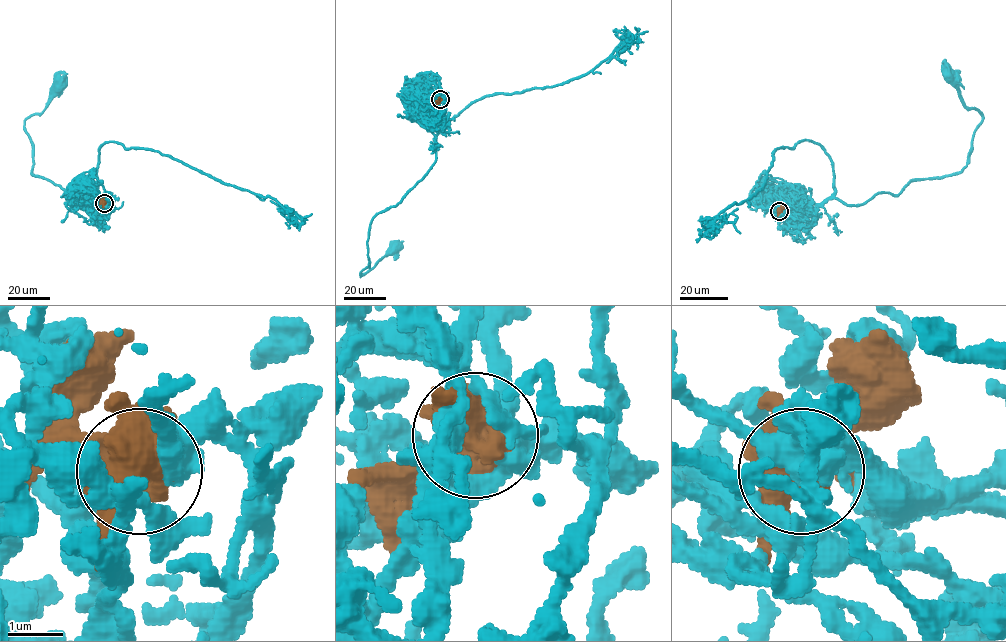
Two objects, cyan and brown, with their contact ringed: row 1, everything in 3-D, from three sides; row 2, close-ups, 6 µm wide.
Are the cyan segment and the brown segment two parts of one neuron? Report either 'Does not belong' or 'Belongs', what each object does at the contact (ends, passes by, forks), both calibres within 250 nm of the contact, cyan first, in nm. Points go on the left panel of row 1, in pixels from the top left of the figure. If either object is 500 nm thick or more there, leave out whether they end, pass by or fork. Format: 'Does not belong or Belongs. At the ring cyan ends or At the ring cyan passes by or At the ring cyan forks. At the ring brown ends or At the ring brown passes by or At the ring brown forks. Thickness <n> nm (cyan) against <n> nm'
Does not belong. Thickness 360 nm (cyan) against 600 nm

